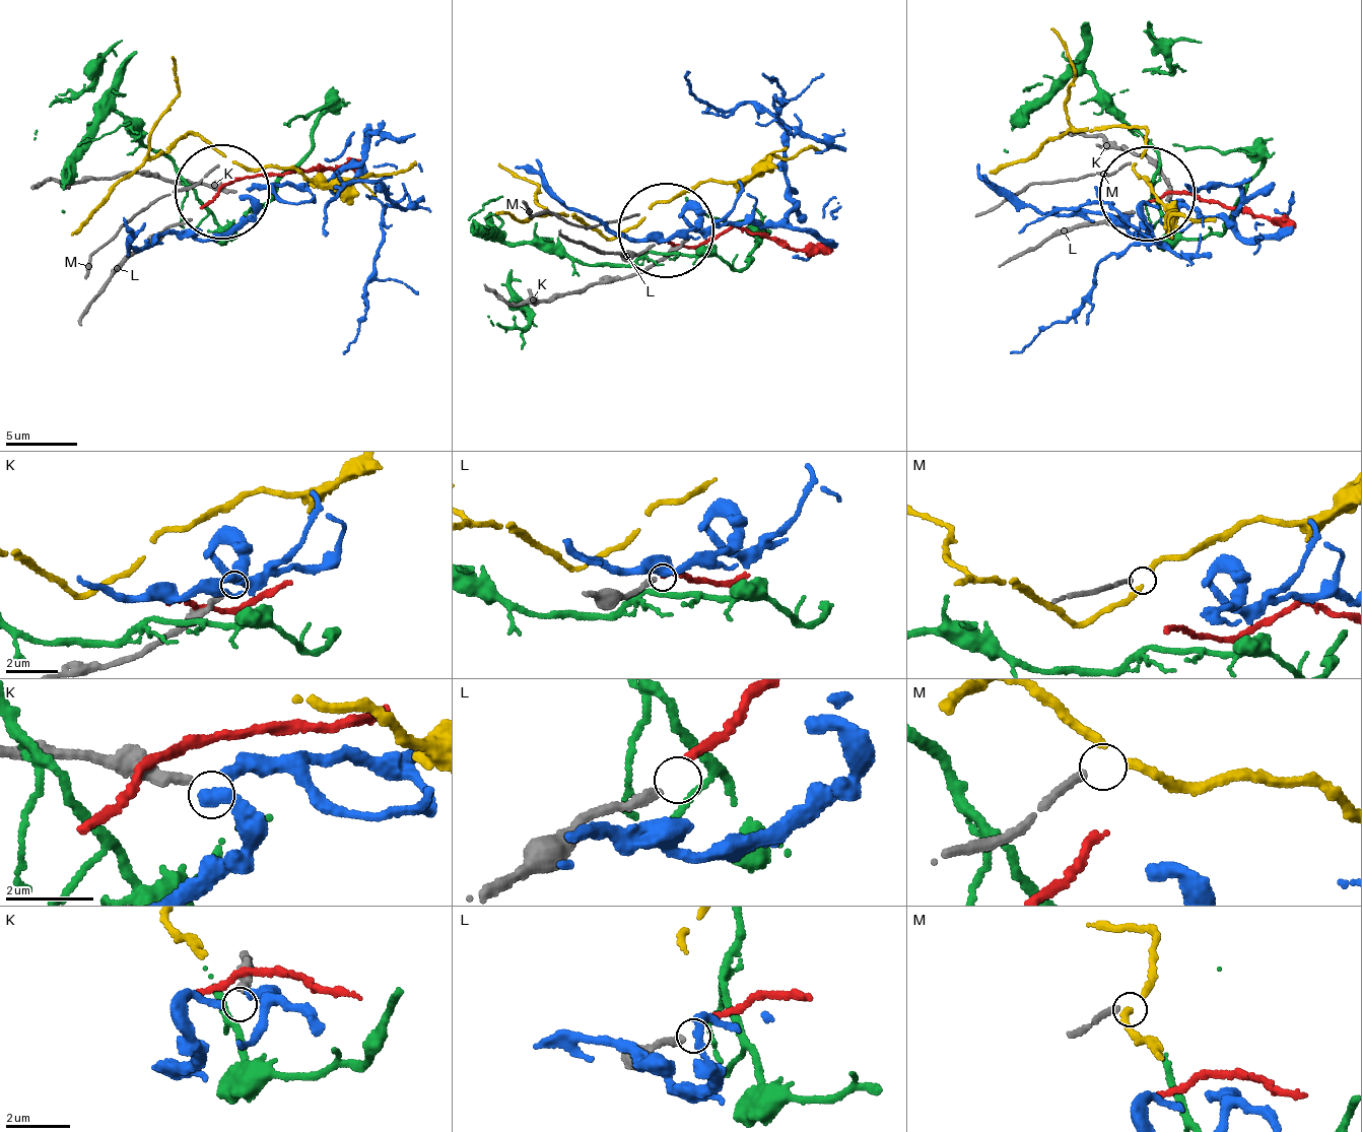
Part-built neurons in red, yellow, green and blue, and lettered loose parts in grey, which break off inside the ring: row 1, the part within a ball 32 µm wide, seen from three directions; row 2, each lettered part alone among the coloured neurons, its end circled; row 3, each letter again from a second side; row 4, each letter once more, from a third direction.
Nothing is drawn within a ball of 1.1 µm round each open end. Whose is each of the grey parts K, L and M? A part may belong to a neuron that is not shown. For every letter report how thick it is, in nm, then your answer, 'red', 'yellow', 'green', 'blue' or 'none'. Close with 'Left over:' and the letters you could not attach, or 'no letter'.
K: 240 nm | blue
L: 180 nm | red
M: 170 nm | none
Left over: M

